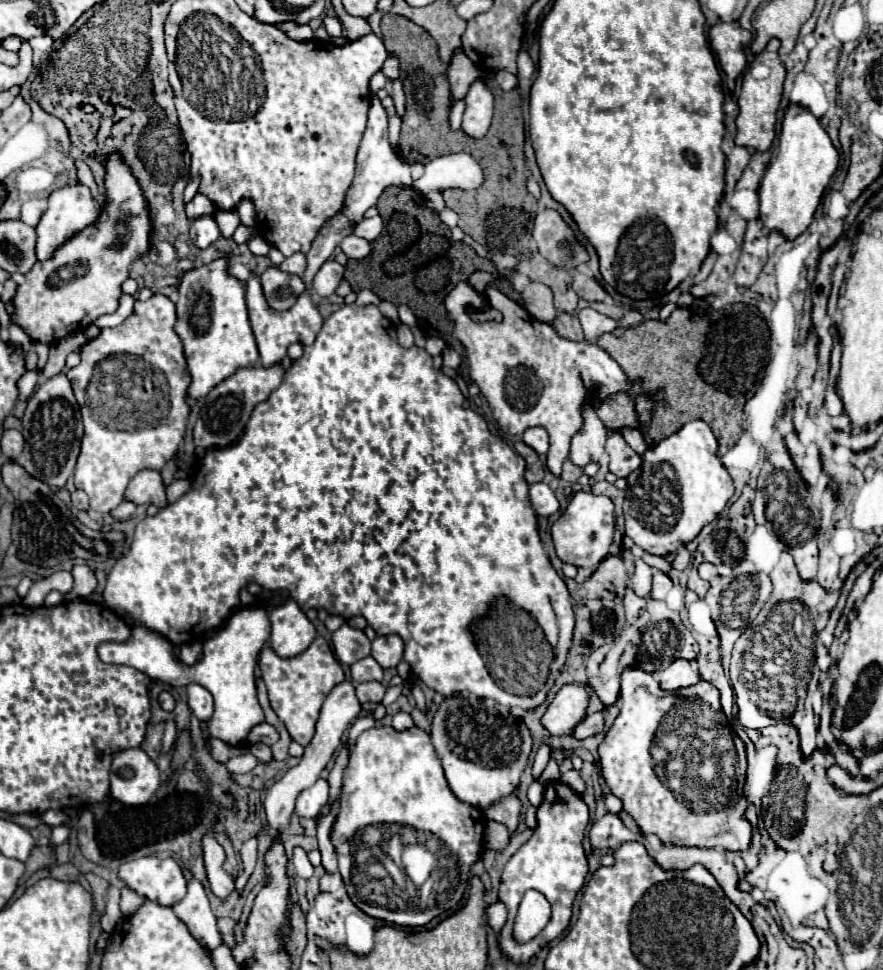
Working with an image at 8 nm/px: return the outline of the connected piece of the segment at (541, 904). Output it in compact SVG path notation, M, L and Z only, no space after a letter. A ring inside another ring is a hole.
M528 890L514 918L514 940L530 942L530 938L536 938L546 928L548 920L550 902L546 902L546 896L538 894L538 890Z

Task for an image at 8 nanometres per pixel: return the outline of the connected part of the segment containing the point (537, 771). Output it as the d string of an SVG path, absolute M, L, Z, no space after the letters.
M542 746L542 748L538 750L538 754L536 754L536 758L534 758L534 764L532 764L532 774L534 774L534 778L538 778L538 776L542 774L542 770L546 768L546 762L548 762L550 754L552 754L552 750L550 750L548 746Z

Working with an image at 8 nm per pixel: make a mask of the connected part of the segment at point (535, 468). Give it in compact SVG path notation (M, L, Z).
M516 442L514 448L526 460L526 464L528 464L528 468L526 468L526 482L528 484L540 482L544 478L544 464L542 464L540 456L530 446L526 446L524 442Z

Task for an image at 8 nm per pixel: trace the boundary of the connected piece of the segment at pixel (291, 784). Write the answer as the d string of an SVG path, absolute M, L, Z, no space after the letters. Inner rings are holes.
M342 682L338 684L326 698L322 710L320 710L320 718L316 722L316 732L314 732L314 738L312 742L304 748L304 756L300 758L300 764L290 768L286 772L286 776L278 782L274 782L266 794L266 800L264 800L264 808L266 808L266 818L268 818L268 824L274 828L274 830L282 830L284 826L288 826L288 820L290 820L290 814L294 812L294 802L298 798L298 794L306 788L310 788L318 778L320 778L320 772L324 770L324 766L330 762L332 754L336 752L336 748L342 744L342 736L346 732L346 728L356 720L360 712L360 702L356 698L356 692L354 692L354 684L352 682Z

